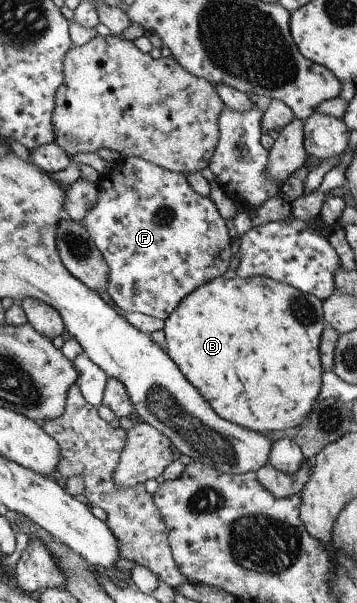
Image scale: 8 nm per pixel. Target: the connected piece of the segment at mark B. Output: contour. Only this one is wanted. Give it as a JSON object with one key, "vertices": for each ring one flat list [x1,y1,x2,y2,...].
{"vertices":[[235,276,231,279,216,277,203,282,203,285,188,293,175,306,175,309,164,319,163,331,165,333,165,350,168,356,177,364,181,373,189,380,189,383,204,397,204,400,213,408,213,411,234,424,256,431,257,433,267,433,289,429,296,425,304,425,308,415,313,409,313,403,317,401,317,396,321,389,321,377,324,369,319,355,320,337,325,329,326,323,323,317,322,301,313,294,308,294,299,289,291,287,267,276,255,276,243,279]]}

